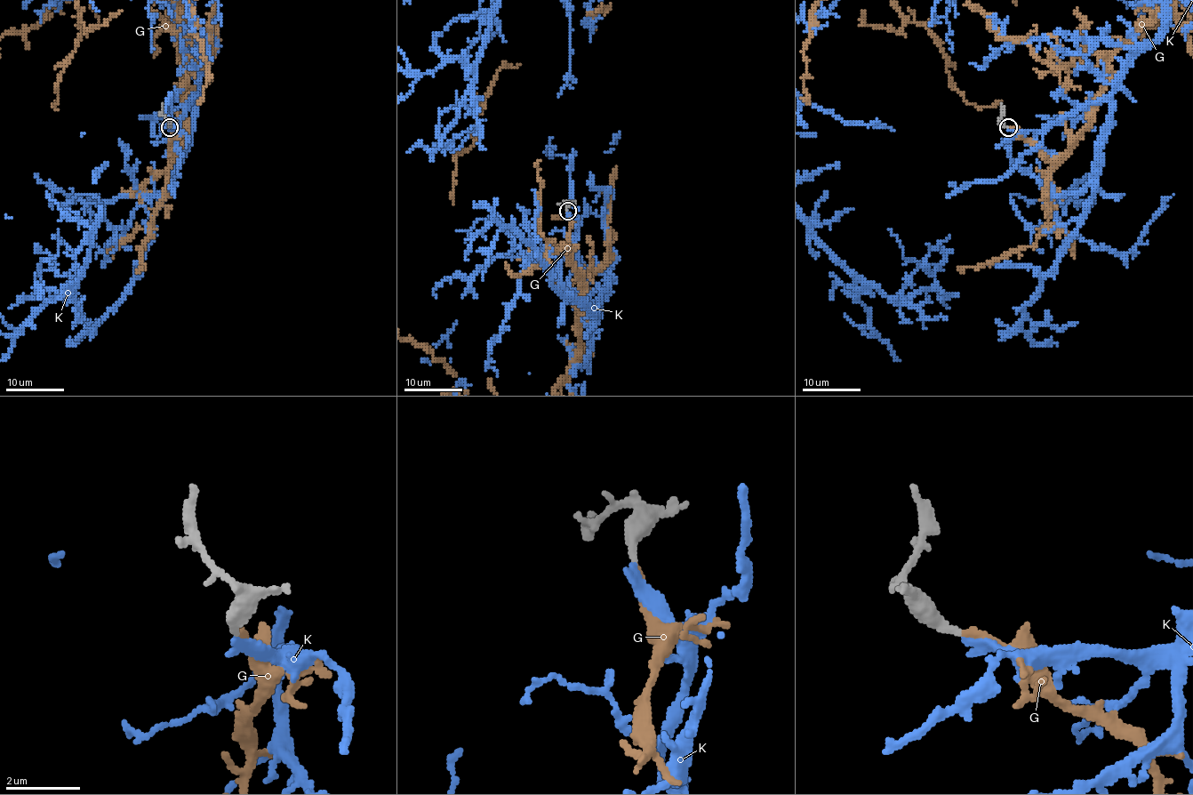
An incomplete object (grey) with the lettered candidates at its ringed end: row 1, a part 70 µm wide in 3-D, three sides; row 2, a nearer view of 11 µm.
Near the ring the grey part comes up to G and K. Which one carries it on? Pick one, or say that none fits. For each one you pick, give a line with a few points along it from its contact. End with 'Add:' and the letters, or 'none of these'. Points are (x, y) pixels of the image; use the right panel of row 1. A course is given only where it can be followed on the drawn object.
Add: G

